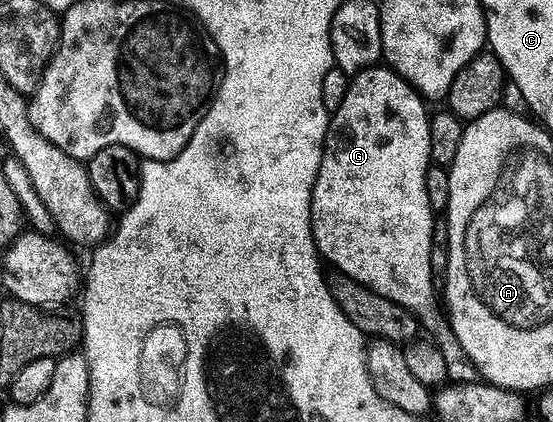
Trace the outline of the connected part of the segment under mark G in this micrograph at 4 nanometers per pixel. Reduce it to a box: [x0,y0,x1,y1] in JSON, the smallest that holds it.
[312,66,481,384]

